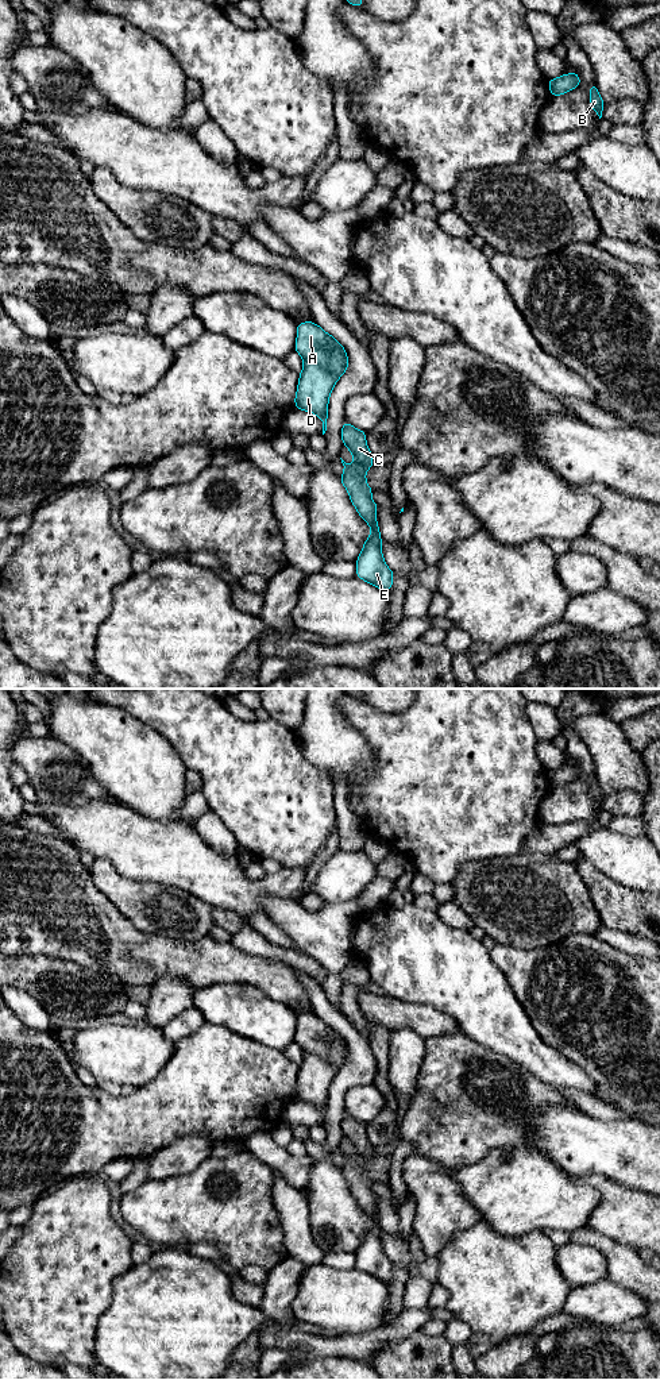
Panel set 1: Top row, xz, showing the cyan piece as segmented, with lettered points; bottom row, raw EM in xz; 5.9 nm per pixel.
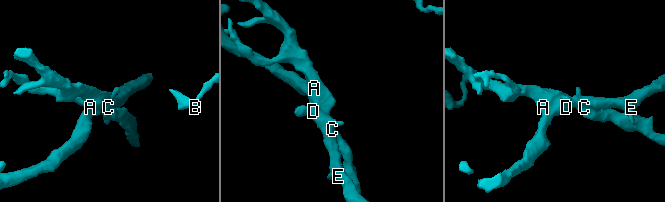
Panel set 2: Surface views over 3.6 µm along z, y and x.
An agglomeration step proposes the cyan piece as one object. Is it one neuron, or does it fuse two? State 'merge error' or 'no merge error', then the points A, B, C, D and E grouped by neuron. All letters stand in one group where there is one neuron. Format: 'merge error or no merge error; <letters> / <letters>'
merge error; A C / B D E

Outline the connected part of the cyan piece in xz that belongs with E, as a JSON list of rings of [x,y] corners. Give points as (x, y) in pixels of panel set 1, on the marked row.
[[[341,459],[341,463],[344,470],[340,481],[359,516],[371,528],[371,533],[356,559],[356,577],[387,593],[393,586],[394,571],[386,566],[382,555],[382,537],[377,523],[378,505],[373,501],[373,489],[366,482],[367,470],[356,462],[347,465]]]

